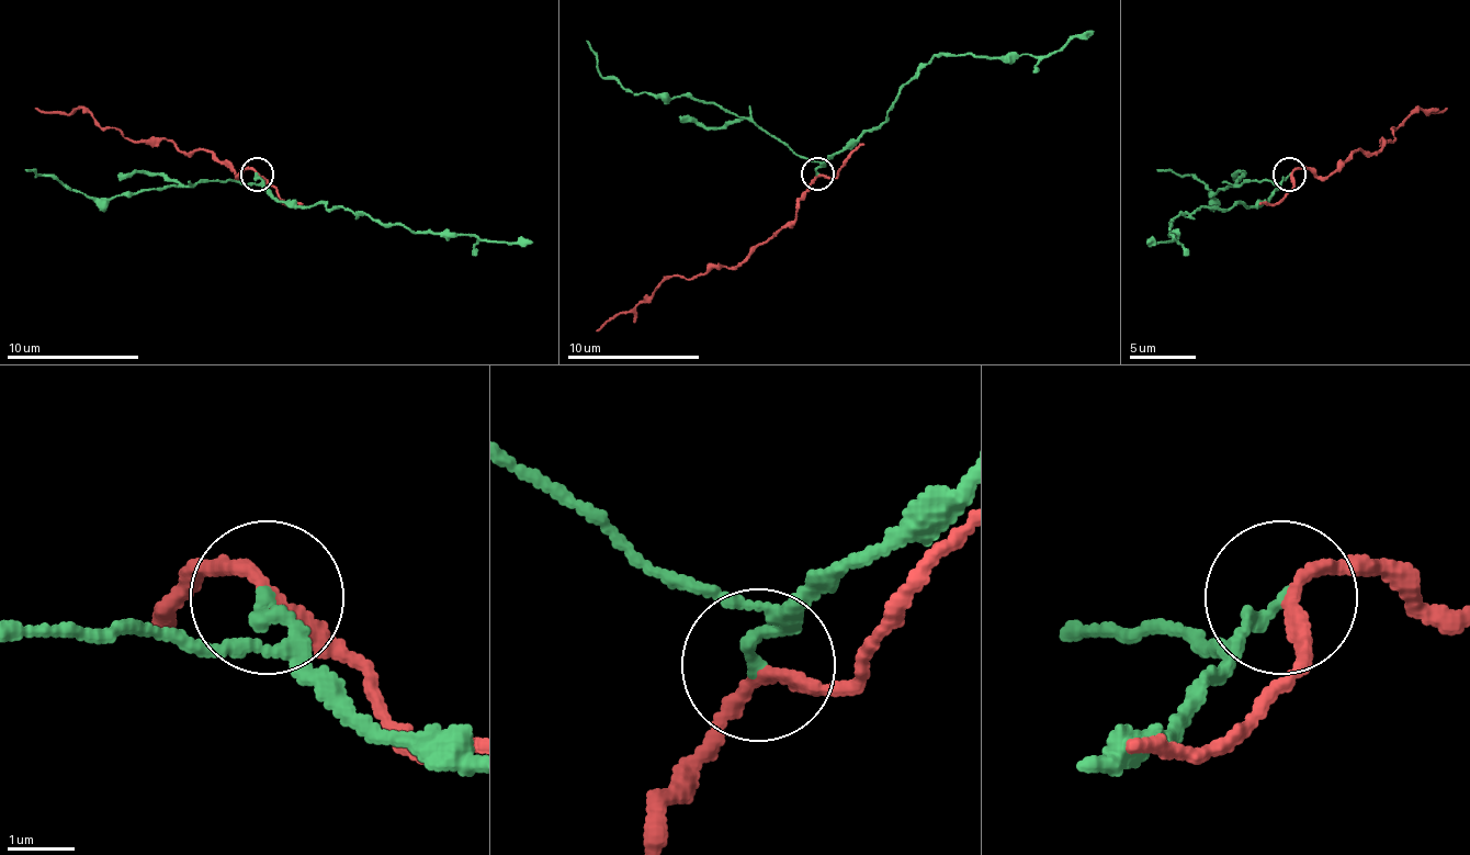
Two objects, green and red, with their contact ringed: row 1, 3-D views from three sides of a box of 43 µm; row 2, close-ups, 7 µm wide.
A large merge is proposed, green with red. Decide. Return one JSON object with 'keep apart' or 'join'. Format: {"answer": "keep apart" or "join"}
{"answer": "keep apart"}

